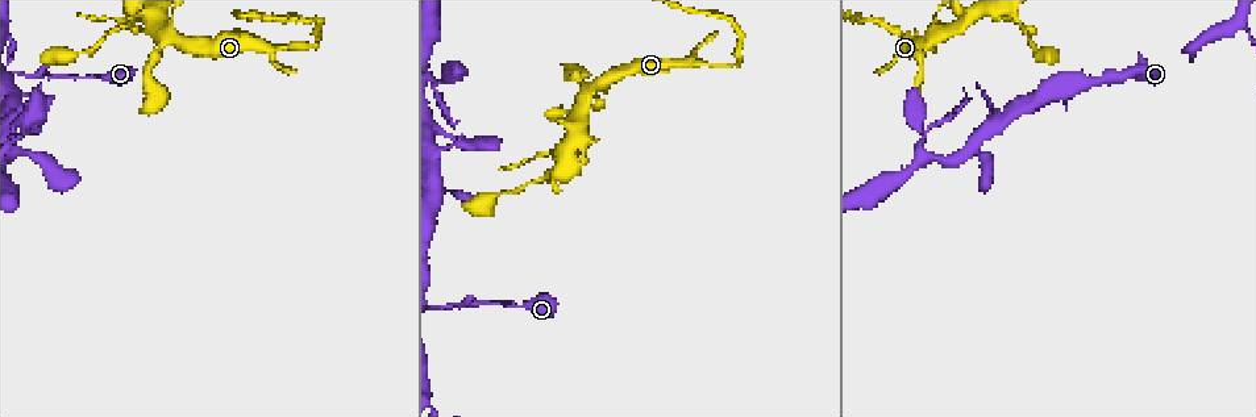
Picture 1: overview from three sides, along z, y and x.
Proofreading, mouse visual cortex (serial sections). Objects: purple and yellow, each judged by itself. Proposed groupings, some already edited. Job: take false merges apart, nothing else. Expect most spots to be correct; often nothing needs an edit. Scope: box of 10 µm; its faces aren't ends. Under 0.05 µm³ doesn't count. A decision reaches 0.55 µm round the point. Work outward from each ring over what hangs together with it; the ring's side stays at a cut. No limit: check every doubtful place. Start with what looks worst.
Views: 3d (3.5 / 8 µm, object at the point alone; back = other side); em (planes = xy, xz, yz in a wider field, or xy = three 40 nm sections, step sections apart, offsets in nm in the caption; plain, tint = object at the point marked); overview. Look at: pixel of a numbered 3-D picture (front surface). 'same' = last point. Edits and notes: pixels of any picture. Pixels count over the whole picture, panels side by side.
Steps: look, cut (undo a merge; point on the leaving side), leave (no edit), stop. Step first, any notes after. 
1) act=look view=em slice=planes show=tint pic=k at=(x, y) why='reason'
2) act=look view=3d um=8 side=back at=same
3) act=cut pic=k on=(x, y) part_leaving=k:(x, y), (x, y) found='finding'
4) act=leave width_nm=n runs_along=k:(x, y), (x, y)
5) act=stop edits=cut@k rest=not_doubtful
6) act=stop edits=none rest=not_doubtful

act=look view=em slice=xy step=3 show=tint pic=1 at=(733, 64) why='sharp bend'

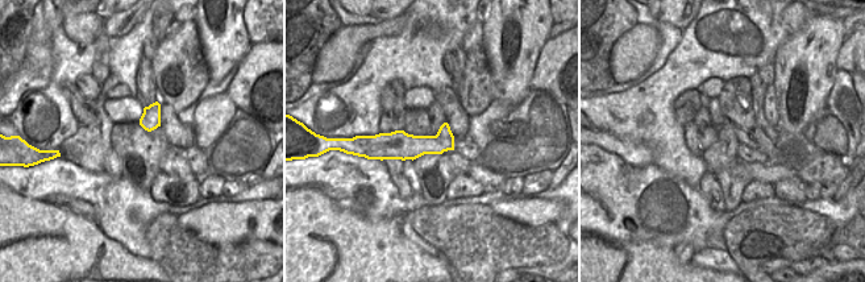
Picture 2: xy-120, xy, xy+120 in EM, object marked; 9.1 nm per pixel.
act=look view=3d um=3.5 at=same why='see where the arms go'

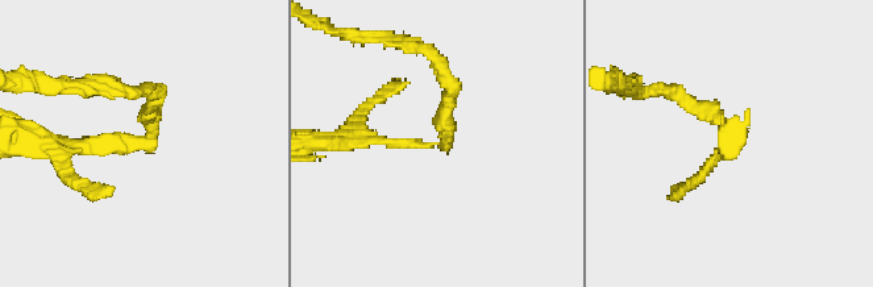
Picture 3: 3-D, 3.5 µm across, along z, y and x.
act=cut pic=3 on=(443, 115) border=2:(436, 135), (444, 150) found='a second cell is stuck on'

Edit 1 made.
act=look view=overview why='redraw'

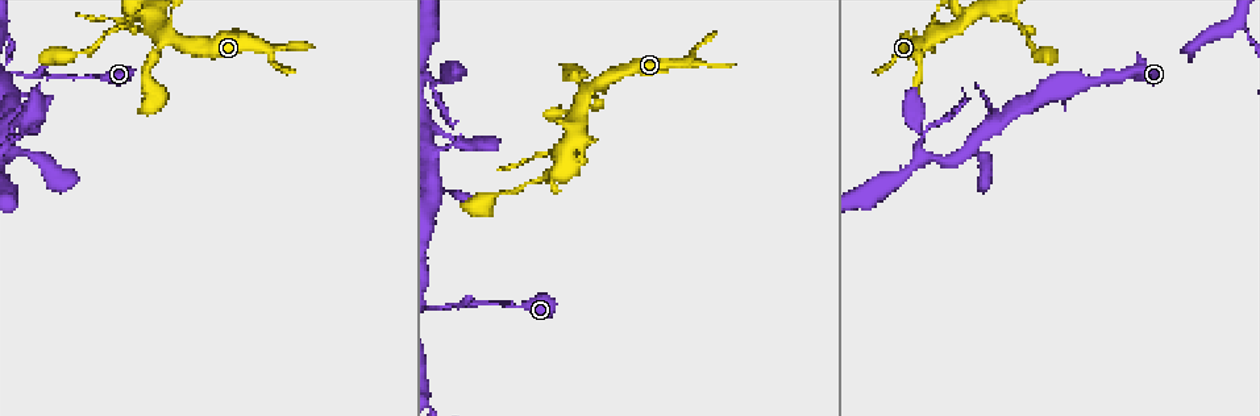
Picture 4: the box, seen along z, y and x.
act=look view=3d um=3.5 pic=4 at=(26, 134) why='sharp bend'

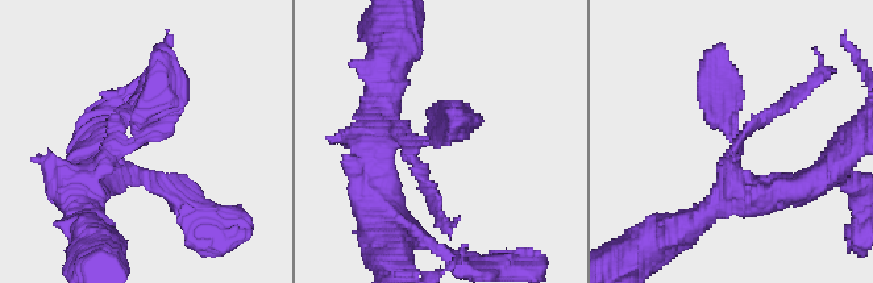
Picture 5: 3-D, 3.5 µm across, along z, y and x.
act=look view=em slice=xy step=5 show=tint pic=5 at=(143, 140) why='need the tissue'

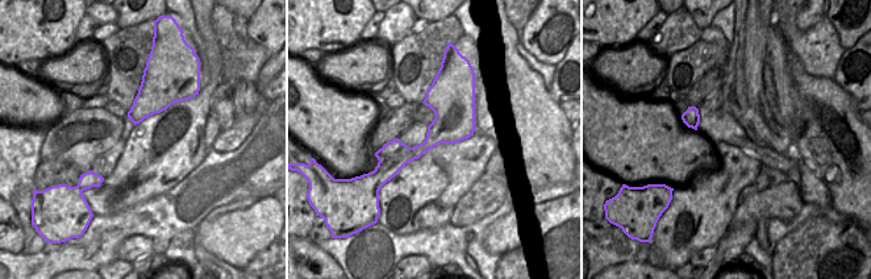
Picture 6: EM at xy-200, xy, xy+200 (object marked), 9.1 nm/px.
act=look view=em slice=xy step=3 show=tint at=same why='cut it another way'

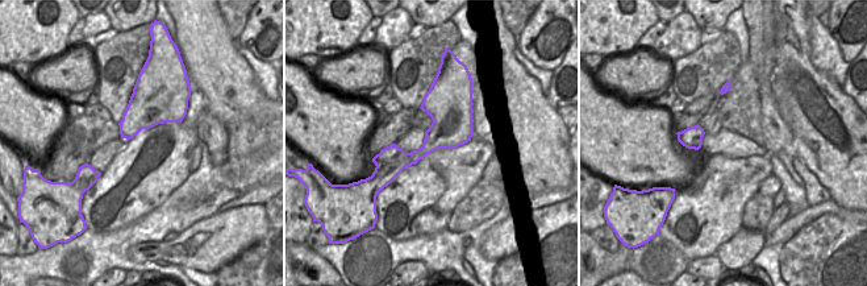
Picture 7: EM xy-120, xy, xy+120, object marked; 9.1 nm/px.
act=leave runs_along=5:(88, 188), (141, 140), (161, 58) found='all the same cell'

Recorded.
act=look view=3d um=3.5 pic=4 at=(932, 39) why='looks like a crossing'

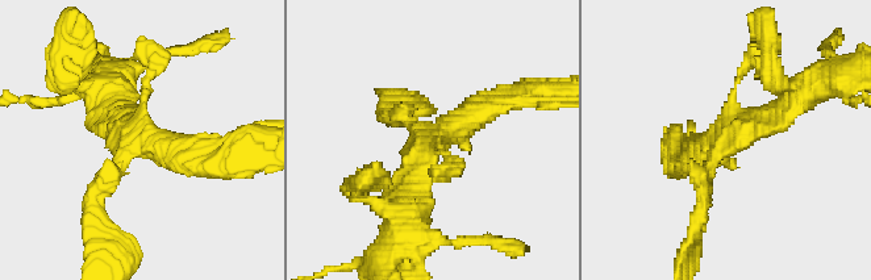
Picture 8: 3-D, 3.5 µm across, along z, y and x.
act=look view=em slice=xy step=1 show=tint pic=8 at=(725, 143) arms=4 arm_widths_nm=100,200,300,300

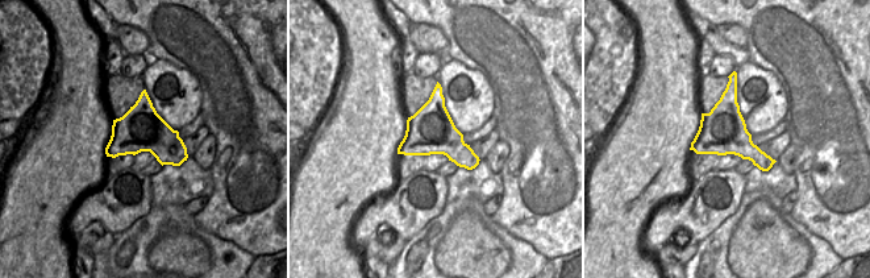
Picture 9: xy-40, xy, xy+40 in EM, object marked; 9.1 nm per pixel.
act=leave runs_along=8:(509, 96), (425, 150), (408, 204) found='all the same cell'

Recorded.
act=stop edits=cut@3 rest=not_doubtful

